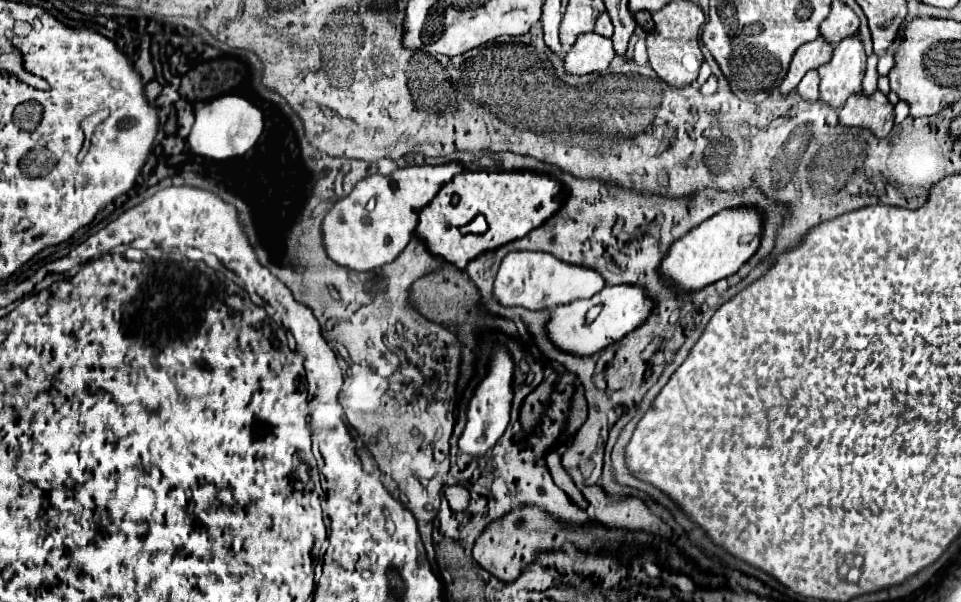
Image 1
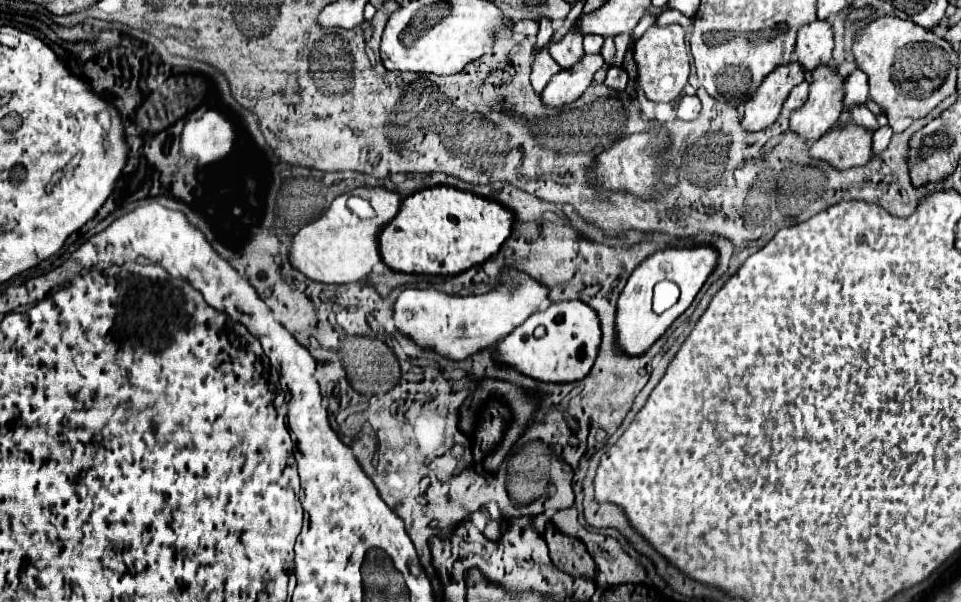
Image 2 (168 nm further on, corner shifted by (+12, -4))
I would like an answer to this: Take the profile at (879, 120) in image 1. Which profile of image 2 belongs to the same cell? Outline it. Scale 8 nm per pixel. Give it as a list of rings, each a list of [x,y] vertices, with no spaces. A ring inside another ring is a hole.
[[[846,122],[844,126],[836,124],[822,138],[812,142],[810,156],[812,158],[822,158],[822,160],[830,162],[832,166],[836,166],[840,170],[852,168],[852,166],[864,166],[870,160],[870,156],[872,156],[872,130],[868,130],[864,126],[858,126],[854,122]]]

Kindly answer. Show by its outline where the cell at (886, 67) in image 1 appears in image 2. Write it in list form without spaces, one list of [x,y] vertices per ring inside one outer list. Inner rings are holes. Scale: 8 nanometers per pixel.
[[[854,70],[846,80],[844,92],[844,110],[852,104],[866,104],[868,100],[868,76],[862,70]]]

